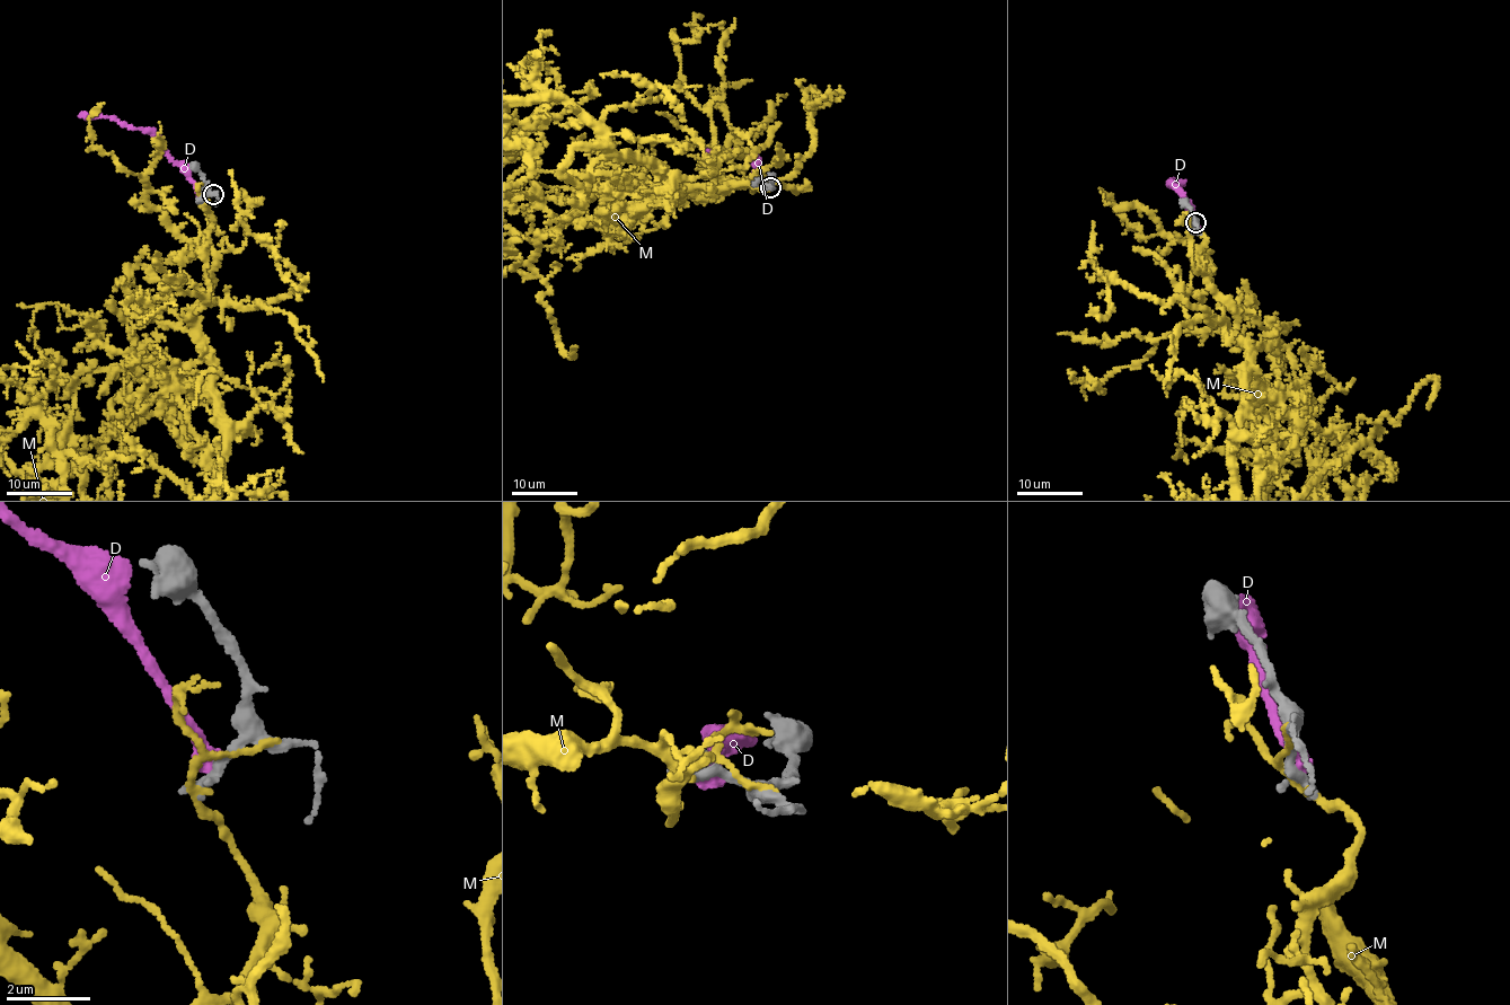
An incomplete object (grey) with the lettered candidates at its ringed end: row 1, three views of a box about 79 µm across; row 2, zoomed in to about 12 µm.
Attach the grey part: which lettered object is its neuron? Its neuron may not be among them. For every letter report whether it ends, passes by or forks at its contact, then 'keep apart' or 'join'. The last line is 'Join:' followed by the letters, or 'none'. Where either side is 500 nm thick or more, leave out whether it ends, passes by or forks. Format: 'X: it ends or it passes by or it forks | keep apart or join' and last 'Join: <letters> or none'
D: it ends | keep apart
M: it passes by | keep apart
Join: none

